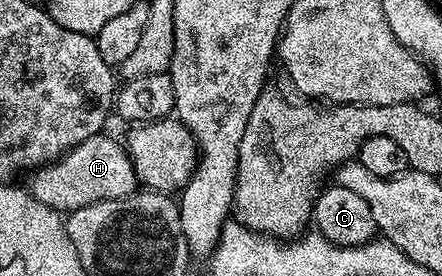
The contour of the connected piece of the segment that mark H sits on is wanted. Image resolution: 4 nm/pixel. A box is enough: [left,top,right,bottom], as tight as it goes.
[29,133,137,213]

